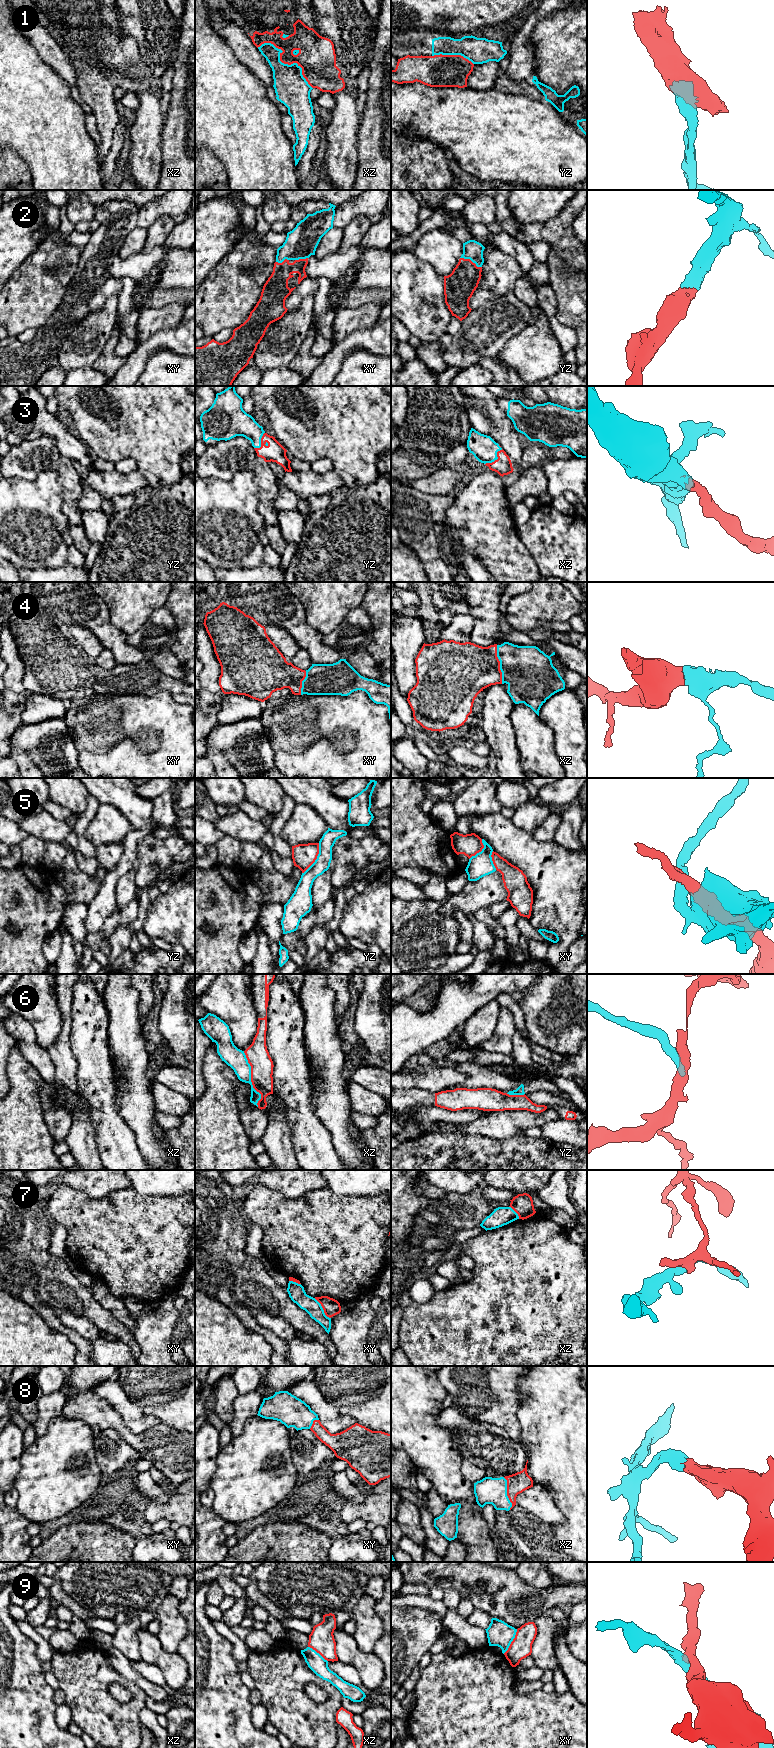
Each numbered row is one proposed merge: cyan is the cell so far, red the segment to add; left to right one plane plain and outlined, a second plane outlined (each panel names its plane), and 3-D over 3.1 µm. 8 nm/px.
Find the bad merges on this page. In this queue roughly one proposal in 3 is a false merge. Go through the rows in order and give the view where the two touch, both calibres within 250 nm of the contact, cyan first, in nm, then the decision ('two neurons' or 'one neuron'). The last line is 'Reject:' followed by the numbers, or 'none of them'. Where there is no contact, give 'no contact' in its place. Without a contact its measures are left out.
1: meets cyan in xz; 260 nm thick on the cyan side, 260 nm on the other; two neurons
2: meets cyan in yz; 160 nm thick on the cyan side, 240 nm on the other; one neuron
3: meets cyan in xz; 200 nm thick on the cyan side, 140 nm on the other; one neuron
4: meets cyan in xz; 400 nm thick on the cyan side, 400 nm on the other; one neuron
5: meets cyan in yz; 120 nm thick on the cyan side, 190 nm on the other; two neurons
6: meets cyan in xz; 160 nm thick on the cyan side, 180 nm on the other; two neurons
7: meets cyan in xy; 130 nm thick on the cyan side, 140 nm on the other; two neurons
8: meets cyan in xz; 220 nm thick on the cyan side, 160 nm on the other; one neuron
9: meets cyan in xy; 200 nm thick on the cyan side, 170 nm on the other; two neurons
Reject: 1, 5, 6, 7, 9

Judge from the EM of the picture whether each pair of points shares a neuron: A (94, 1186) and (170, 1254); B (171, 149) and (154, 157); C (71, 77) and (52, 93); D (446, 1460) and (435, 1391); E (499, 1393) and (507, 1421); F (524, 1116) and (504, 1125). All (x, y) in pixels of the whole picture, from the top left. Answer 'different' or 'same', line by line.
A: different
B: different
C: different
D: same
E: same
F: same

